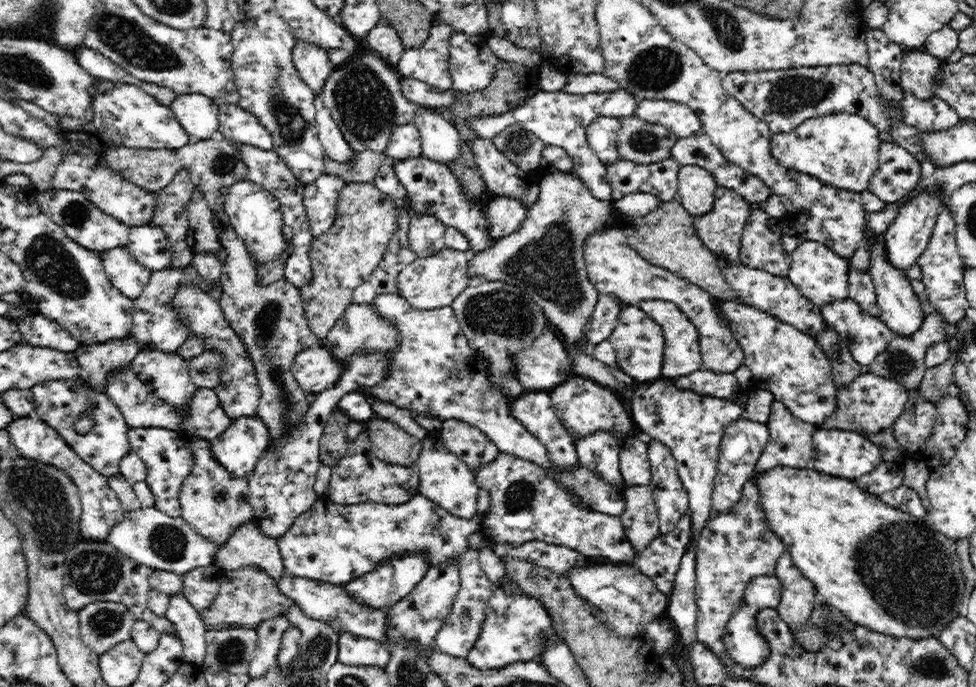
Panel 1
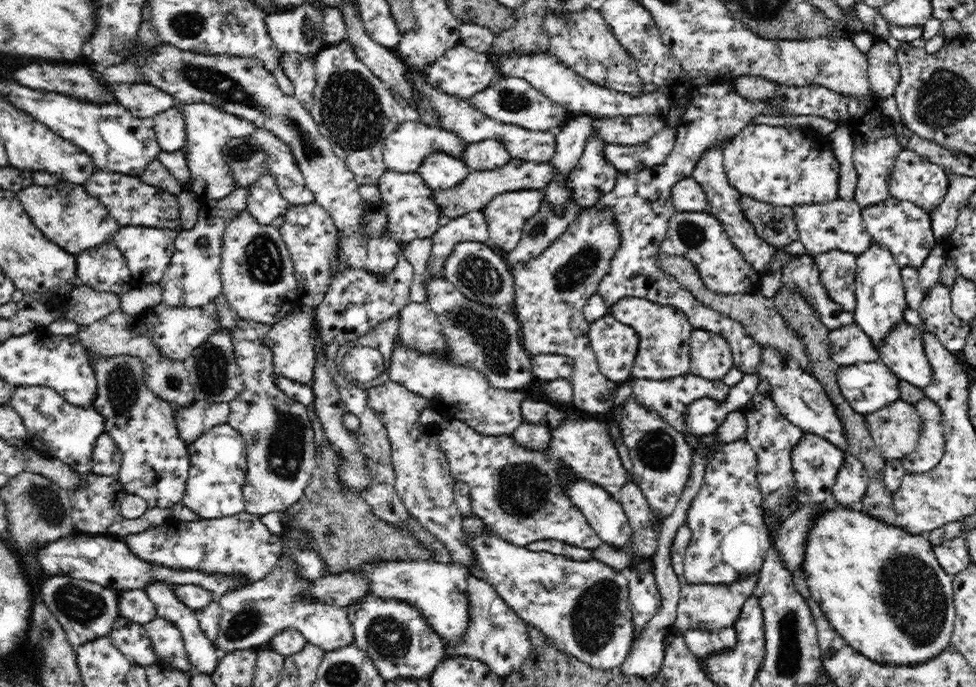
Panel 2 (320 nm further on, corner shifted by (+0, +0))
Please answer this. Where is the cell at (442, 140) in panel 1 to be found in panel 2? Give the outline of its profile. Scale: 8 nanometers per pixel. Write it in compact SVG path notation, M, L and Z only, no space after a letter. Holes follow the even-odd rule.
M434 152L418 168L417 173L431 189L446 189L460 184L472 172L463 162L463 158Z

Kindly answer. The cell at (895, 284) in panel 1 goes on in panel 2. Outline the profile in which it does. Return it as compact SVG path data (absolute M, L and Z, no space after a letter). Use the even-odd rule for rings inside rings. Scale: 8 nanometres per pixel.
M902 320L887 333L880 348L880 360L904 382L925 389L930 386L931 370L924 347L921 329Z

